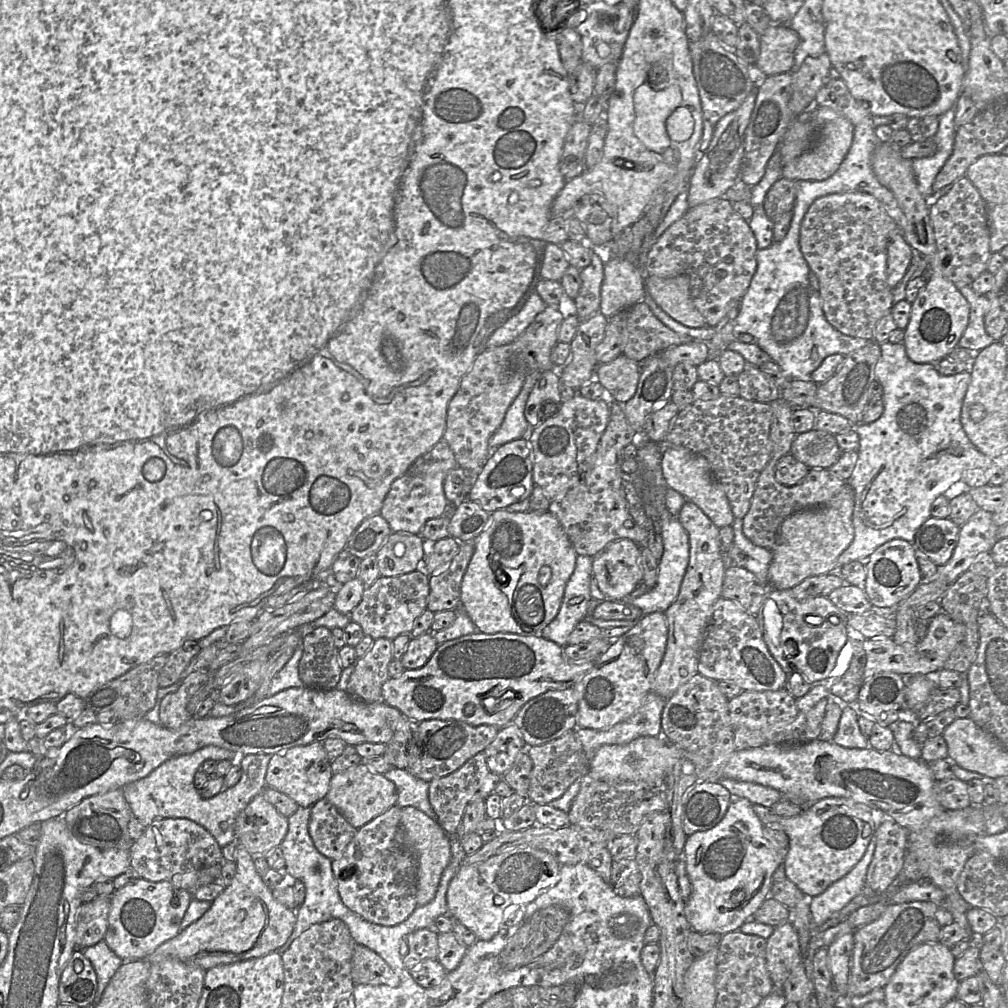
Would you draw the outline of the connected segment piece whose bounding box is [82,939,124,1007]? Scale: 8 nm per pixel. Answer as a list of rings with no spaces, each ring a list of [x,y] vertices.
[[[104,939],[93,946],[82,949],[82,952],[92,963],[96,972],[98,989],[93,1003],[96,1007],[109,981],[124,961],[108,947]]]

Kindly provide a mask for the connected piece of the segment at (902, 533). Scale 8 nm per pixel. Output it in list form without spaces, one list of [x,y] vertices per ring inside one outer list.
[[[884,342],[880,347],[881,358],[876,365],[875,375],[884,391],[884,412],[880,419],[871,424],[855,425],[860,436],[859,459],[847,481],[854,494],[855,537],[838,558],[834,571],[853,561],[867,561],[878,547],[893,539],[913,543],[917,530],[931,516],[931,505],[939,495],[961,481],[967,470],[985,470],[994,463],[992,458],[972,444],[961,423],[961,410],[971,382],[971,372],[944,376],[938,372],[936,364],[912,362],[903,343]]]

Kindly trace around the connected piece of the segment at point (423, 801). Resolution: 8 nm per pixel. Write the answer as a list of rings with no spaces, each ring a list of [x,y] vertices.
[[[392,768],[383,774],[397,789],[397,804],[401,808],[415,807],[429,817],[436,819],[428,795],[429,783],[415,777],[406,769]]]

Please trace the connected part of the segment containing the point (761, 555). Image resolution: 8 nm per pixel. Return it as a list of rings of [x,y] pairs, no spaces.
[[[743,519],[732,524],[734,545],[744,554],[744,568],[755,574],[760,580],[768,580],[768,571],[772,562],[772,551],[753,544],[743,532]]]

